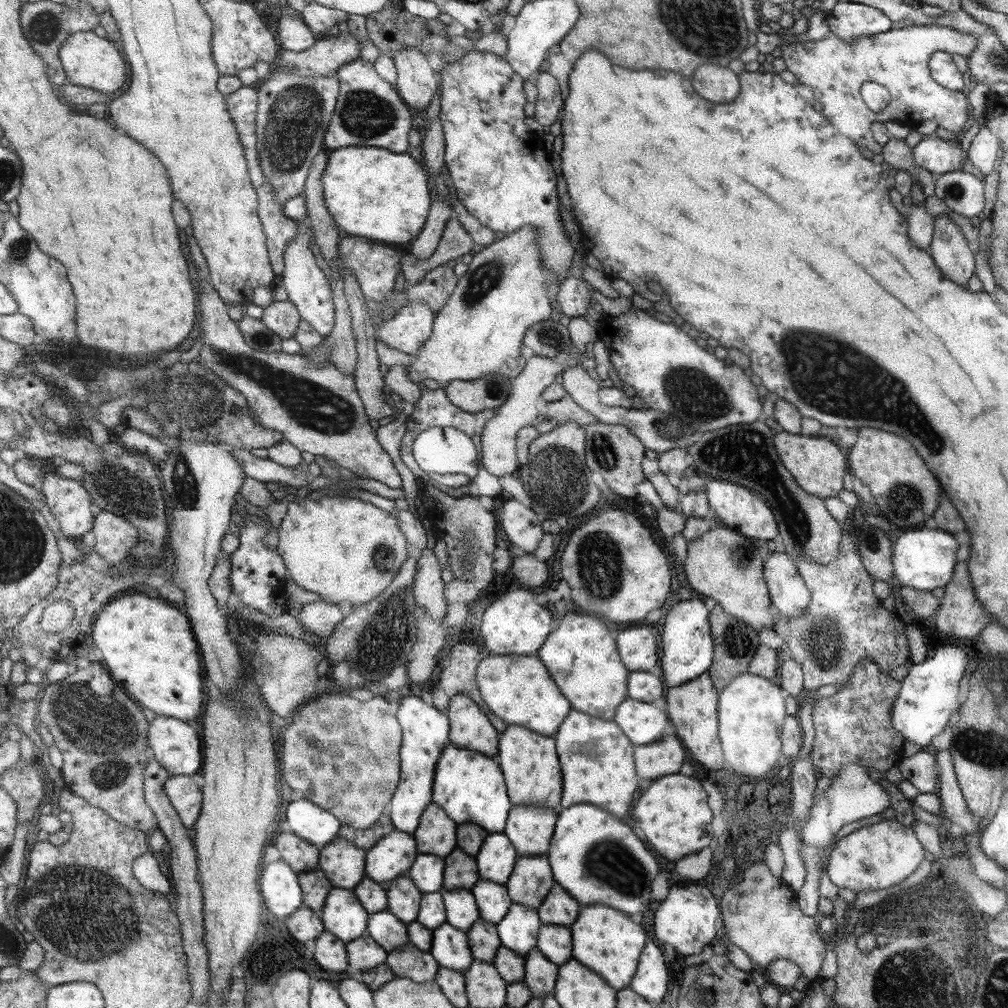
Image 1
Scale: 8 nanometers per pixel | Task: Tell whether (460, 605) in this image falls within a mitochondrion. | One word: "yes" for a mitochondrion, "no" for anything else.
no

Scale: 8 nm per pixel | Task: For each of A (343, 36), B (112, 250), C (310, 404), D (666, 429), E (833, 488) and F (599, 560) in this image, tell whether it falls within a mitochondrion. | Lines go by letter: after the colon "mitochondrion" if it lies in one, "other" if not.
A: other
B: other
C: mitochondrion
D: mitochondrion
E: other
F: mitochondrion

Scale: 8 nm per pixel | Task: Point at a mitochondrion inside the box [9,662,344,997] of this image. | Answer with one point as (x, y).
(89, 925)

